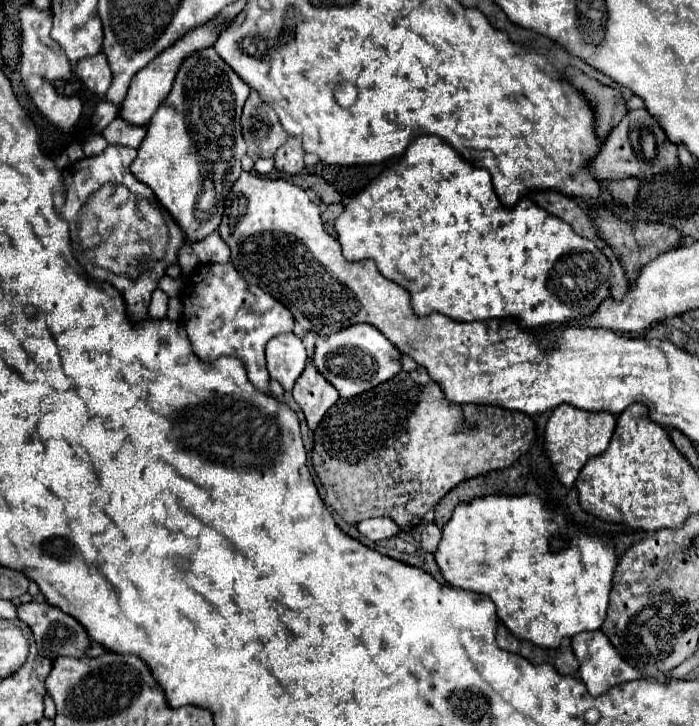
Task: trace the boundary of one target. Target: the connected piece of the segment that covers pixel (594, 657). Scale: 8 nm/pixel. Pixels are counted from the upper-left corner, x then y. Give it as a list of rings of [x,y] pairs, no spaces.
[[[597,630],[597,632],[581,632],[579,636],[575,636],[571,640],[571,648],[573,648],[573,652],[575,652],[577,660],[579,660],[579,678],[585,682],[591,696],[601,696],[601,694],[609,692],[613,686],[635,680],[635,678],[641,676],[639,670],[631,668],[617,654],[613,644],[607,640],[607,636],[601,630]]]

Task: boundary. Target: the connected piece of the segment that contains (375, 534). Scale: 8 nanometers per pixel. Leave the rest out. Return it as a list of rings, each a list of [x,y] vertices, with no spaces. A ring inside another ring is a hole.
[[[377,516],[377,518],[367,518],[367,520],[361,520],[357,524],[357,530],[369,538],[369,540],[383,540],[383,538],[391,538],[399,532],[399,526],[387,518],[387,516]]]

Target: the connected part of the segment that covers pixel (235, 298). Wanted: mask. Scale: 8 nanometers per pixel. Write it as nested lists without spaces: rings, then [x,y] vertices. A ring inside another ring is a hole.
[[[231,262],[199,266],[183,292],[183,306],[183,326],[195,356],[199,356],[201,362],[215,362],[221,356],[239,358],[245,364],[251,384],[259,392],[269,394],[265,344],[273,336],[293,332],[295,320],[291,312],[259,286],[249,286]]]

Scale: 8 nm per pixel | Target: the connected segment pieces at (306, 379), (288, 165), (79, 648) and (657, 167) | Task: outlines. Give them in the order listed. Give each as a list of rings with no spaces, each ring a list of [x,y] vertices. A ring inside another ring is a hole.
[[[309,362],[299,380],[295,382],[293,398],[303,410],[307,426],[315,430],[325,412],[339,400],[339,392],[331,382],[325,380],[325,376],[319,370],[315,370],[315,364]]]
[[[289,138],[277,152],[275,152],[275,168],[287,174],[299,174],[305,164],[303,164],[303,148],[301,148],[301,138]]]
[[[29,602],[29,604],[21,604],[17,608],[19,618],[33,630],[35,642],[37,642],[37,650],[41,656],[55,660],[59,656],[71,656],[71,658],[81,658],[83,654],[87,654],[87,650],[93,646],[87,630],[69,614],[65,614],[61,608],[51,606],[47,602]]]
[[[631,110],[627,116],[619,122],[619,126],[607,136],[607,140],[601,146],[601,152],[589,162],[589,172],[597,180],[619,180],[625,176],[637,176],[637,178],[651,178],[653,174],[659,174],[663,170],[677,170],[679,160],[677,160],[677,146],[667,138],[663,132],[659,120],[651,116],[647,110]],[[649,130],[653,140],[655,140],[655,150],[653,152],[643,152],[641,148],[641,132]]]

